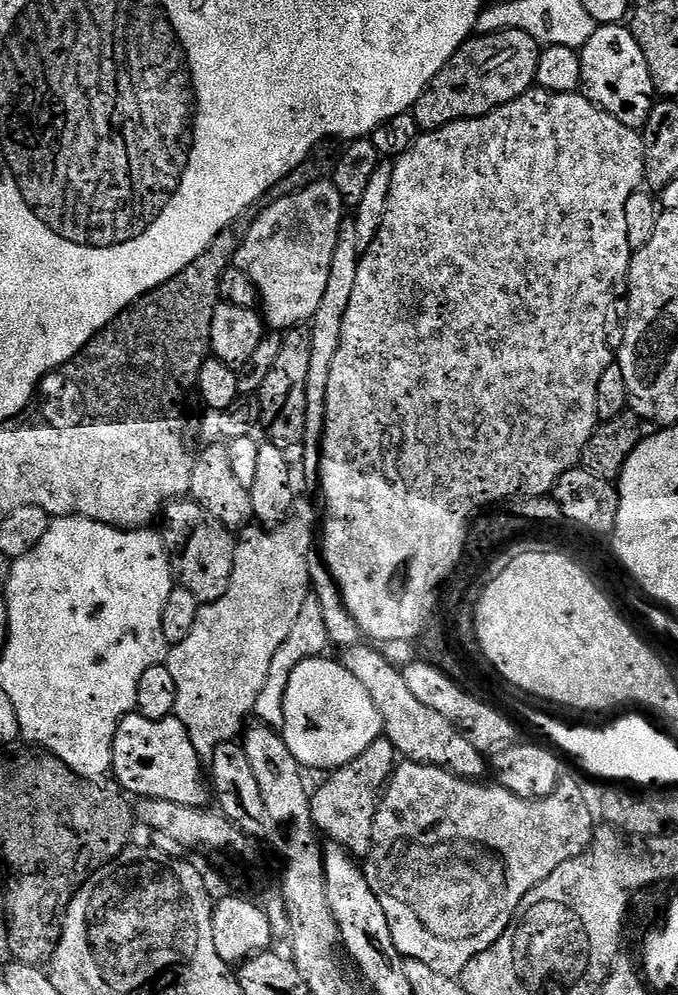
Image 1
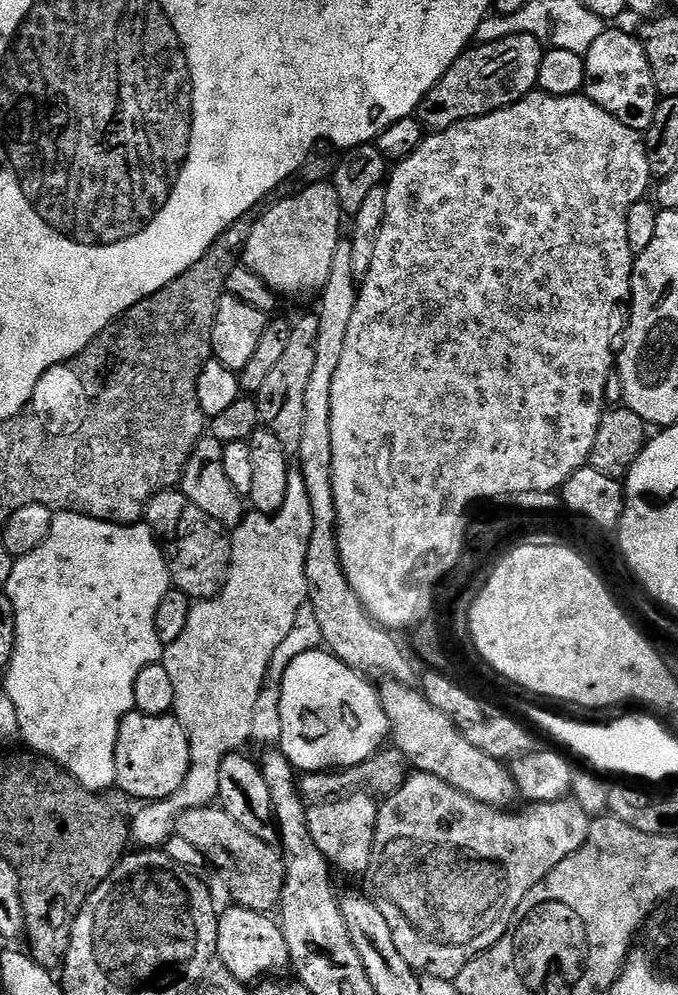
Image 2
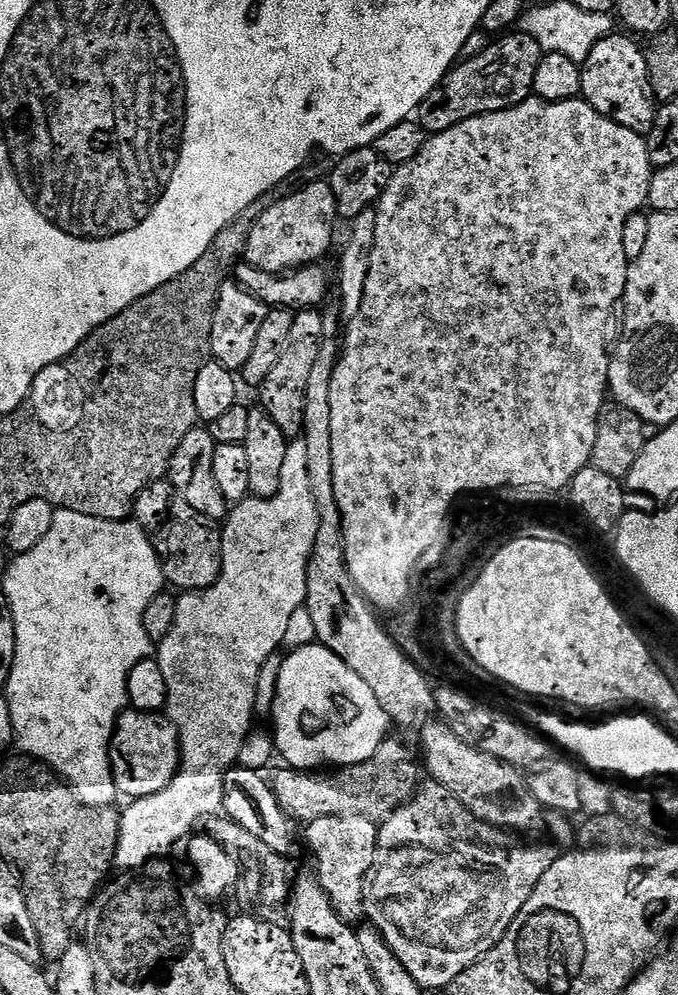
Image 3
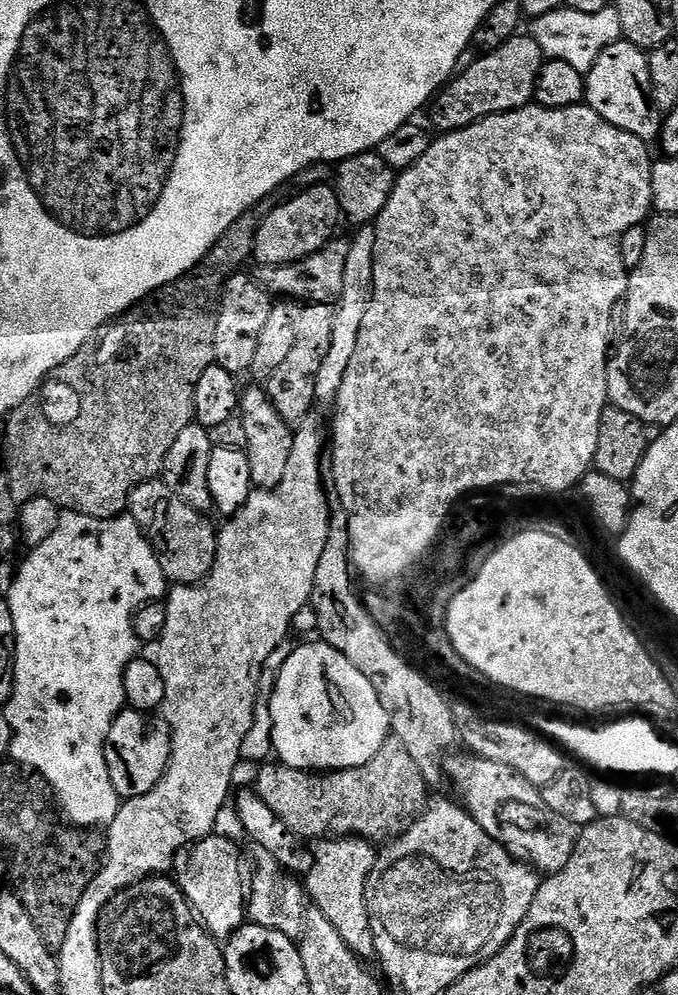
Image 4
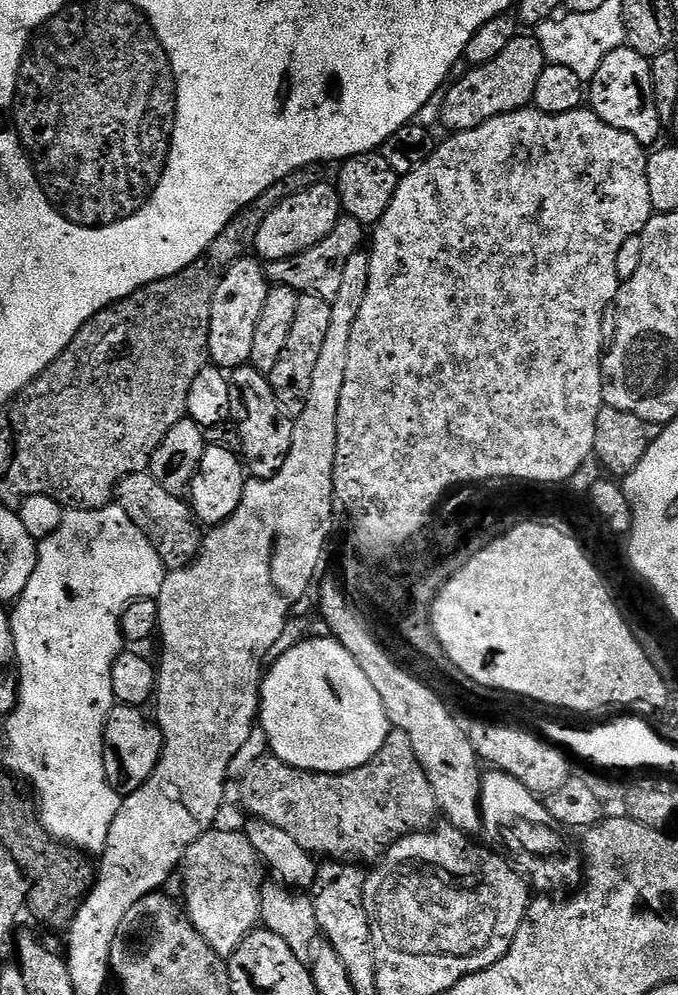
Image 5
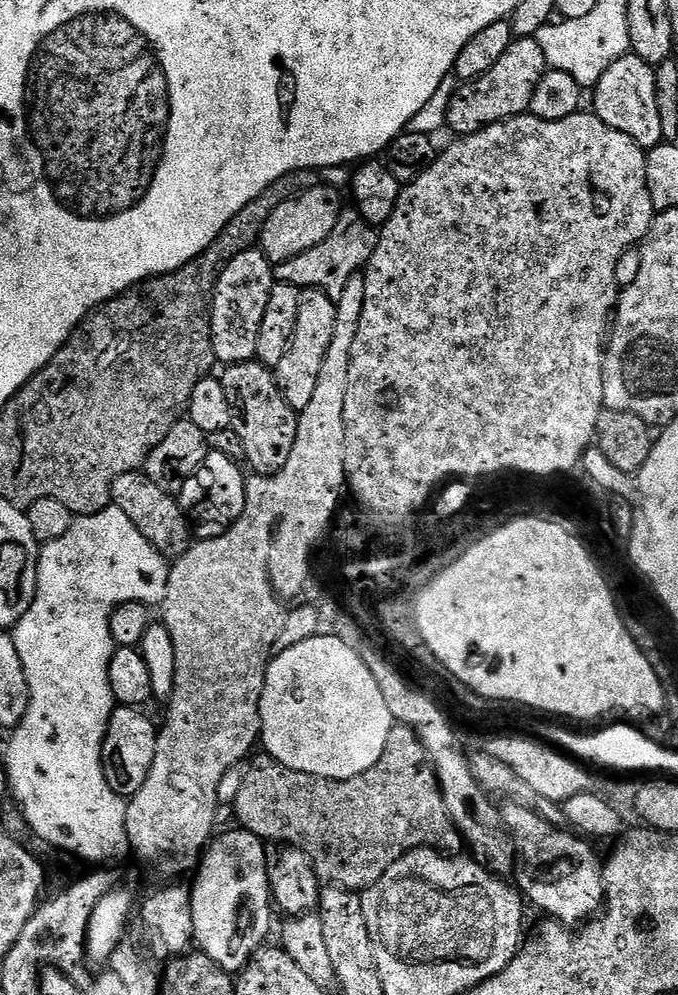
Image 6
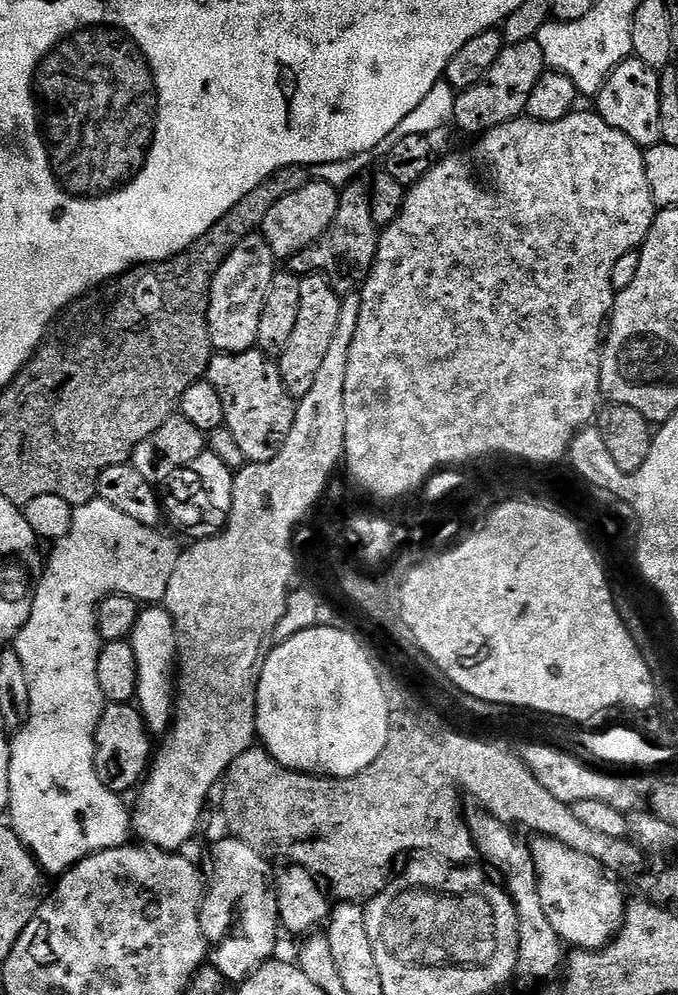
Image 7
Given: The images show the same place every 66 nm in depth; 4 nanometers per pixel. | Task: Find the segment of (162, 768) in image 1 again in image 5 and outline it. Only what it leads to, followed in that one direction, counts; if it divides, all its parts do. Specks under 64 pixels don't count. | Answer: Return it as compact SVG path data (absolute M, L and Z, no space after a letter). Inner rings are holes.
M117 704L108 716L104 731L106 778L115 792L127 794L141 788L154 774L164 749L164 735L147 711Z

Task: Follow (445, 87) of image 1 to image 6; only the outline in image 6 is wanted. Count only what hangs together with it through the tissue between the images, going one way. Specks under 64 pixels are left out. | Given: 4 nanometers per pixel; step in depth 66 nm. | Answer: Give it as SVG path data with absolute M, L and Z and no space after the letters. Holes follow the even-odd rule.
M513 39L506 54L502 54L502 58L498 58L498 62L494 62L494 66L482 74L482 78L461 83L460 89L449 98L449 130L456 132L452 134L457 137L469 136L512 116L525 115L530 98L534 98L534 89L538 87L538 82L542 82L547 71L546 54L542 54L542 46L538 46L536 39Z

